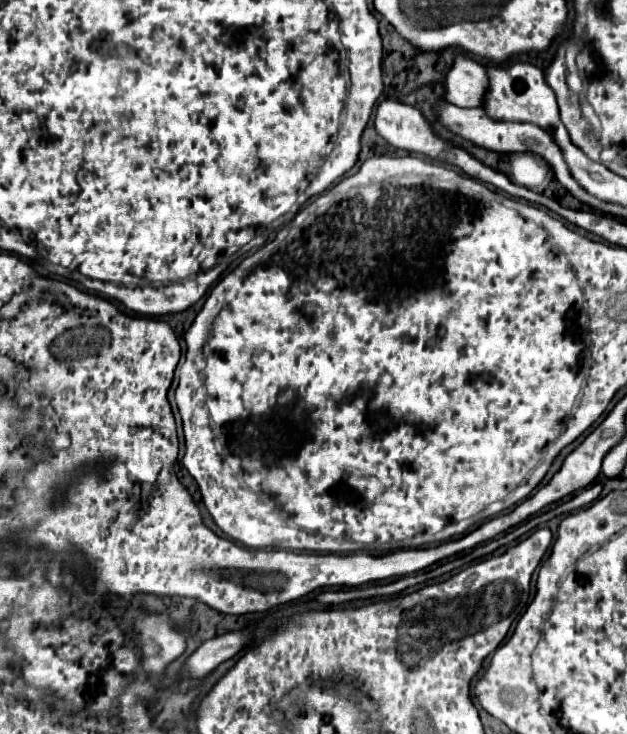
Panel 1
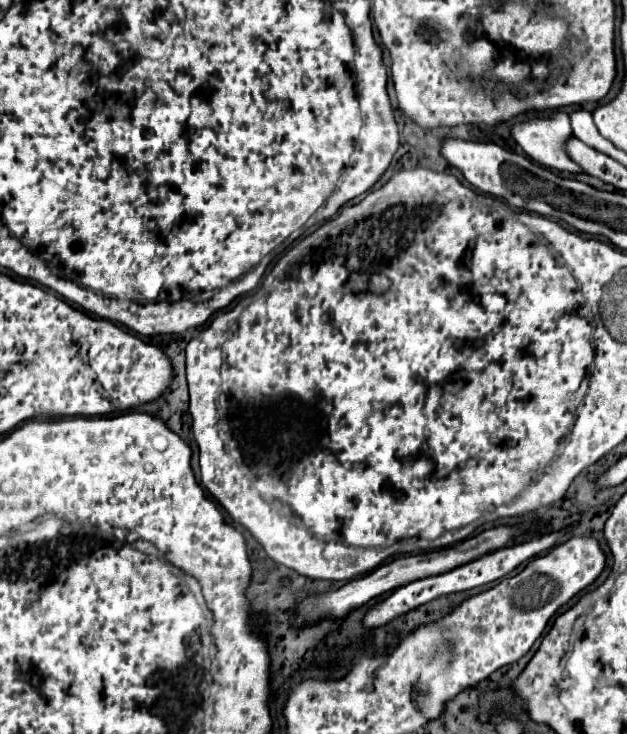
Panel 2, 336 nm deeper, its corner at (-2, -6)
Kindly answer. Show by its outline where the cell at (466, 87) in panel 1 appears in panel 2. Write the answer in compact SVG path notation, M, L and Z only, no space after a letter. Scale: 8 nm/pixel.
M563 110L551 112L551 116L523 120L511 126L511 136L535 162L567 172L581 172L581 168L571 162L565 154L565 140L571 138L569 116Z

